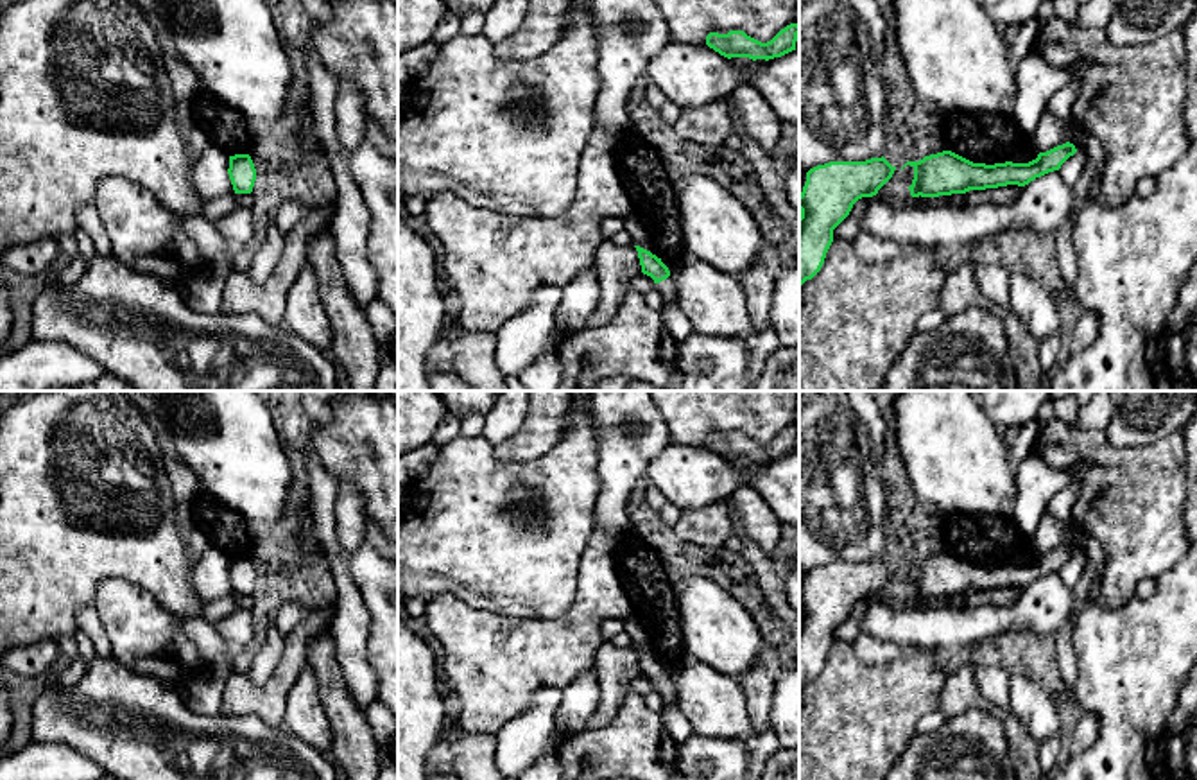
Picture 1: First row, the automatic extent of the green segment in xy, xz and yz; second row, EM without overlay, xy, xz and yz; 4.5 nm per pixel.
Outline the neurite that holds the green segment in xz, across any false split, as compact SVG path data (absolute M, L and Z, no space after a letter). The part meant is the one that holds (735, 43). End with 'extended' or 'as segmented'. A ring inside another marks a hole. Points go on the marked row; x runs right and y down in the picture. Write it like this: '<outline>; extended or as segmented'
M790 23L767 43L747 36L744 30L729 30L728 34L710 32L706 45L728 59L749 57L753 61L769 61L796 50L797 36L799 25Z; as segmented

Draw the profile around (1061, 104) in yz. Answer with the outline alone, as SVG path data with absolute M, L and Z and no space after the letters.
M1077 81L1066 84L1059 90L1048 102L1046 111L1061 120L1072 120L1072 109L1081 93L1081 84Z

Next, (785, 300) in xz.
M783 265L772 294L772 328L783 348L799 348L799 267Z

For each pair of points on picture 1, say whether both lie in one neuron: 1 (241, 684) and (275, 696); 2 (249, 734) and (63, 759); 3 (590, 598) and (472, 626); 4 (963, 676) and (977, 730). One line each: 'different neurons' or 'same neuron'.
1: same neuron
2: different neurons
3: same neuron
4: different neurons

